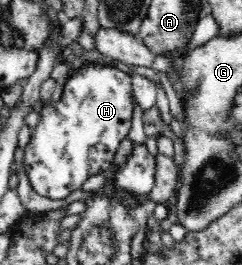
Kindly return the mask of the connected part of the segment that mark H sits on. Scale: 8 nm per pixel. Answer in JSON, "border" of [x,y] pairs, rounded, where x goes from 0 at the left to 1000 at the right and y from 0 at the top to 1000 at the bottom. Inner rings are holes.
{"border":[[[380,245],[318,272],[264,321],[252,370],[169,404],[161,460],[132,487],[120,540],[99,555],[103,645],[128,706],[153,736],[194,751],[269,751],[306,721],[335,713],[347,683],[376,660],[409,660],[467,626],[475,574],[504,517],[525,513],[541,479],[541,302],[517,279],[450,249]]]}

